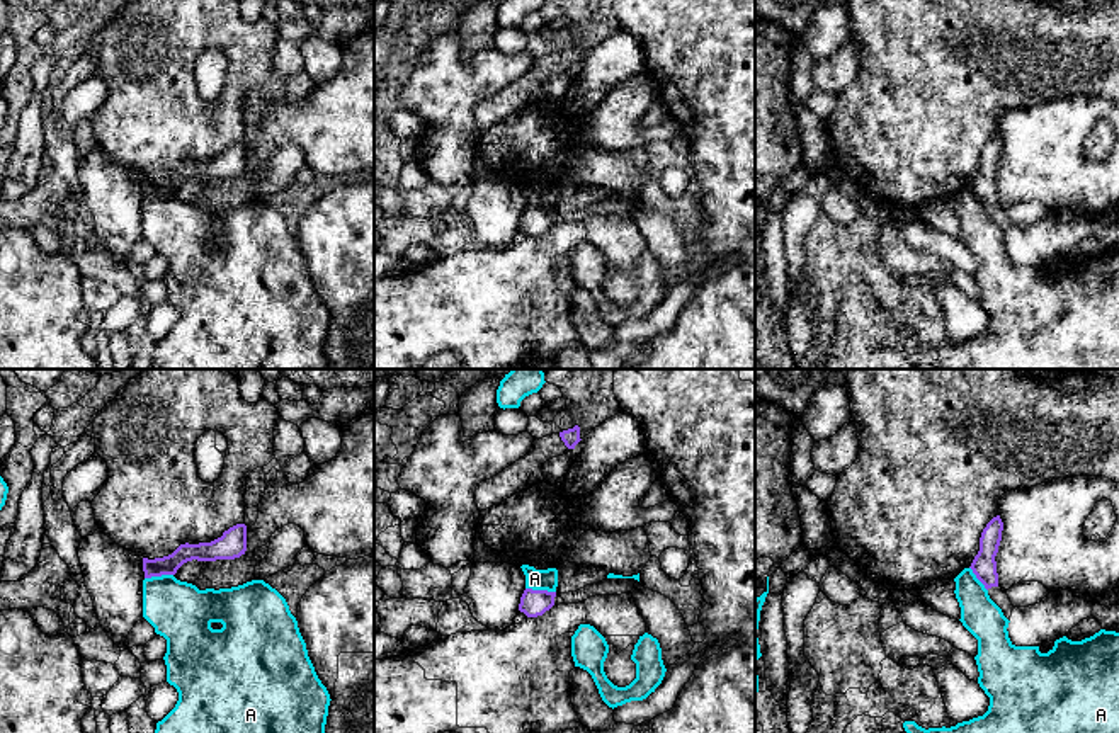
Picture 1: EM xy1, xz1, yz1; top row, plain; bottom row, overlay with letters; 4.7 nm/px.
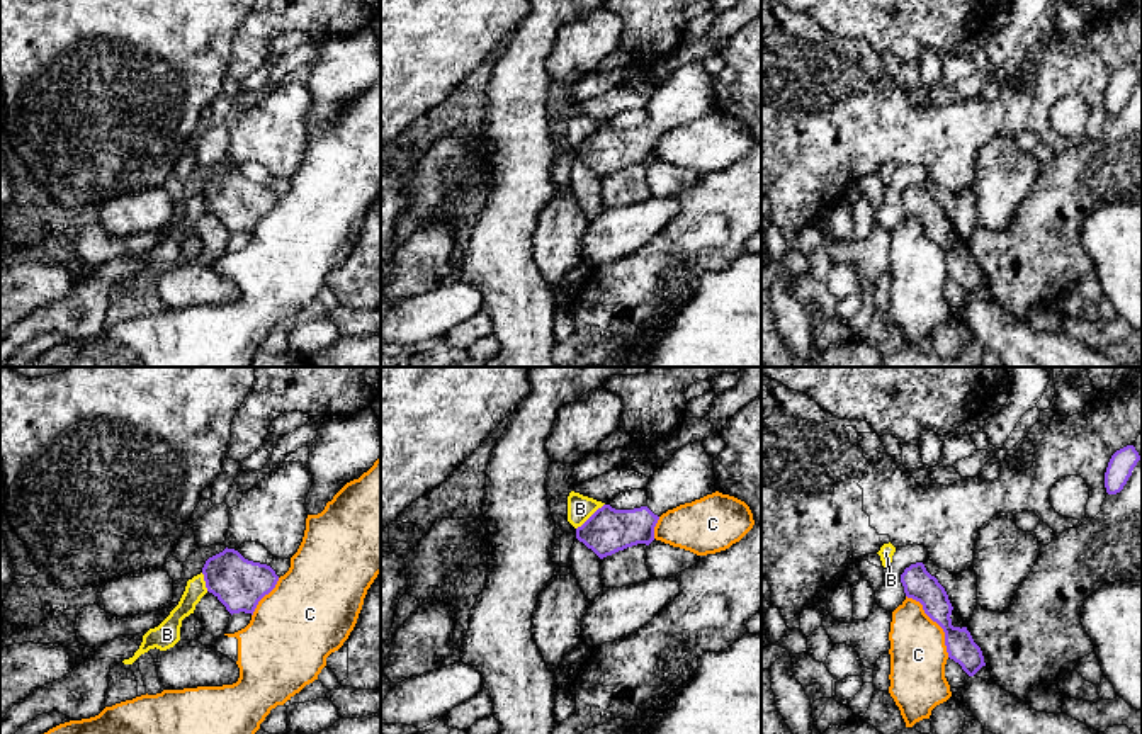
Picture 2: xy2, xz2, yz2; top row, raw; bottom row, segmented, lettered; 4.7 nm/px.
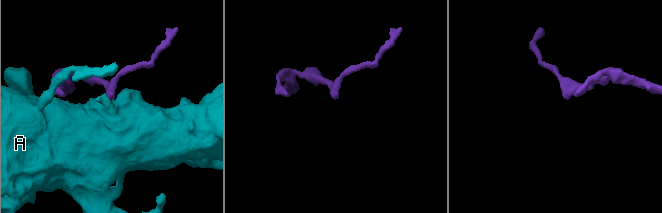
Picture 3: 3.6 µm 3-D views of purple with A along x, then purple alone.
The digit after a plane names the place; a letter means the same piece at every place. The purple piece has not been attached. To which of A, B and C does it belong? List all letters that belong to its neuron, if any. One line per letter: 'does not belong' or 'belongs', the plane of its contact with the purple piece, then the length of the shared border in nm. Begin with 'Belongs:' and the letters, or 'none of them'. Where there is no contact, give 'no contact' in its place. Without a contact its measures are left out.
Belongs: none of them
A: does not belong; meets purple in xz1; contact 150 nm long
B: does not belong; meets purple in xz2; contact 180 nm long
C: does not belong; meets purple in yz2; contact 360 nm long

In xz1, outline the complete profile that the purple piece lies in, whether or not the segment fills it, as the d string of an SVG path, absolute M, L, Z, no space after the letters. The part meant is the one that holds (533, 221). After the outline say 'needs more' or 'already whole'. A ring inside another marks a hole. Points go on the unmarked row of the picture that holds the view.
M525 207L520 216L519 230L527 236L542 235L554 224L554 216L556 211Z; already whole

